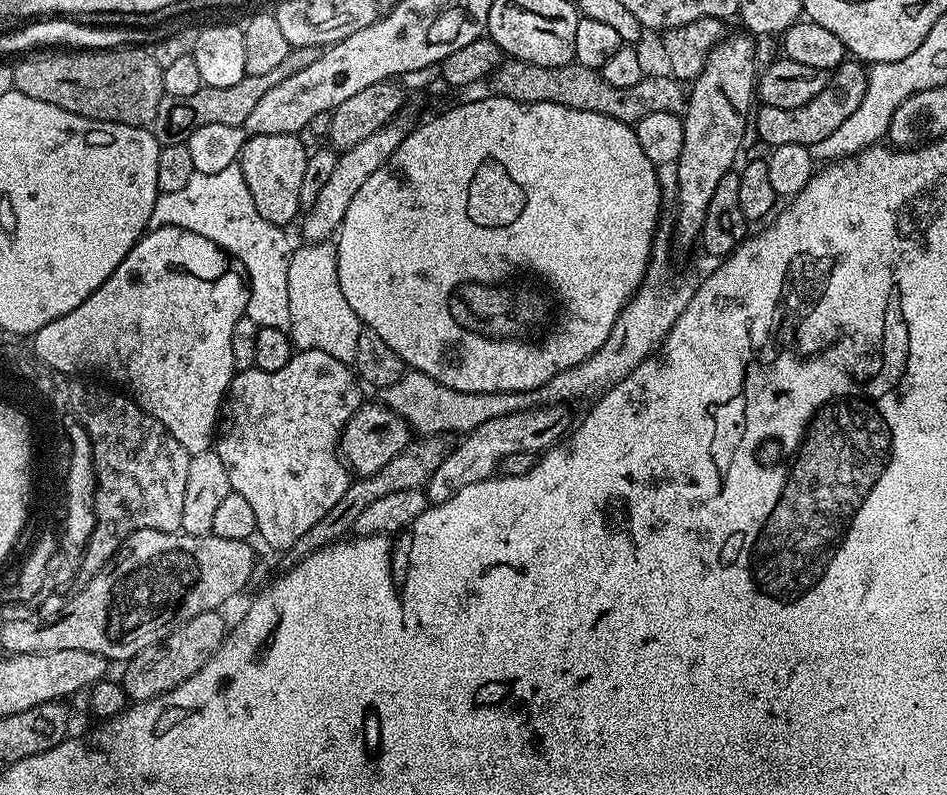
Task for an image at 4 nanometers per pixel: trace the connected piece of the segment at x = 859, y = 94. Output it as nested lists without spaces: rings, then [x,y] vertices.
[[[845,62],[835,69],[828,77],[828,84],[806,106],[797,108],[779,108],[769,104],[757,107],[754,112],[754,132],[760,135],[760,140],[768,144],[769,149],[791,144],[810,145],[822,142],[833,130],[838,130],[854,110],[862,103],[862,98],[868,89],[868,74],[865,65],[860,62]]]

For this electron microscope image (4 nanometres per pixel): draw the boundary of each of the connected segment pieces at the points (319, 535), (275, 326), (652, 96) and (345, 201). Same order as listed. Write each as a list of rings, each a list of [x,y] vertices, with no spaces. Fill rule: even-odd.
[[[440,434],[421,435],[409,442],[394,458],[390,458],[390,462],[382,466],[382,470],[353,479],[346,494],[338,498],[337,504],[322,518],[322,522],[314,522],[314,526],[310,526],[310,530],[306,530],[306,534],[302,534],[302,538],[298,538],[298,542],[294,542],[294,546],[287,549],[286,556],[289,556],[289,561],[304,560],[328,544],[343,541],[352,532],[354,518],[358,518],[358,514],[362,514],[362,510],[366,510],[366,506],[370,506],[370,502],[374,502],[377,498],[383,498],[385,494],[395,494],[398,490],[424,488],[428,479],[449,454],[450,444],[444,440],[447,439]]]
[[[239,163],[231,164],[226,170],[218,170],[218,174],[196,171],[182,190],[161,192],[154,202],[148,228],[162,226],[194,230],[194,234],[210,238],[210,242],[233,256],[248,276],[248,317],[260,328],[290,333],[288,258],[294,248],[288,245],[288,236],[284,233],[287,231],[281,225],[266,222],[266,218],[258,214]]]
[[[505,59],[496,67],[490,77],[491,91],[498,96],[505,96],[523,104],[534,102],[554,102],[558,106],[566,106],[574,110],[590,110],[594,114],[606,114],[610,118],[620,120],[624,124],[635,126],[646,114],[662,114],[663,112],[683,113],[686,107],[686,92],[681,81],[673,80],[671,75],[652,76],[646,74],[638,82],[638,86],[610,86],[599,71],[587,68],[578,63],[547,68],[527,64],[525,60]]]
[[[397,118],[390,121],[386,126],[374,130],[374,134],[362,138],[362,142],[350,146],[350,150],[337,155],[334,170],[330,173],[330,182],[326,182],[326,186],[322,186],[318,198],[303,213],[302,219],[299,221],[299,224],[301,223],[300,232],[304,235],[305,241],[327,241],[331,237],[328,235],[331,232],[333,235],[339,229],[346,214],[346,206],[350,206],[354,194],[358,194],[358,189],[364,185],[366,178],[370,178],[370,174],[374,174],[374,170],[381,168],[394,154],[394,150],[398,150],[400,143],[408,137],[409,131],[410,124],[407,124],[404,118]]]

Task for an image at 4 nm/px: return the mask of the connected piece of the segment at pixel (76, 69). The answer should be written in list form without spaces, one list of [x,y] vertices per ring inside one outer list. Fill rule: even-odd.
[[[127,46],[100,51],[56,50],[51,54],[53,56],[28,54],[17,59],[13,67],[13,89],[91,120],[135,128],[151,125],[154,110],[158,110],[158,102],[165,96],[162,86],[164,70],[158,66],[147,47]]]

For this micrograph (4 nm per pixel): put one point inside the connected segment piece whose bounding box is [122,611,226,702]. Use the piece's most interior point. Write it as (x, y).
(160, 668)

